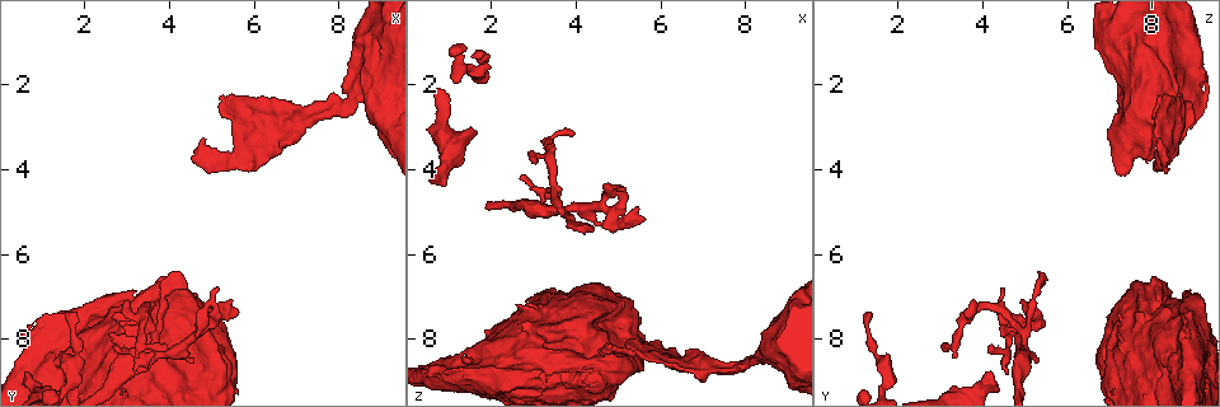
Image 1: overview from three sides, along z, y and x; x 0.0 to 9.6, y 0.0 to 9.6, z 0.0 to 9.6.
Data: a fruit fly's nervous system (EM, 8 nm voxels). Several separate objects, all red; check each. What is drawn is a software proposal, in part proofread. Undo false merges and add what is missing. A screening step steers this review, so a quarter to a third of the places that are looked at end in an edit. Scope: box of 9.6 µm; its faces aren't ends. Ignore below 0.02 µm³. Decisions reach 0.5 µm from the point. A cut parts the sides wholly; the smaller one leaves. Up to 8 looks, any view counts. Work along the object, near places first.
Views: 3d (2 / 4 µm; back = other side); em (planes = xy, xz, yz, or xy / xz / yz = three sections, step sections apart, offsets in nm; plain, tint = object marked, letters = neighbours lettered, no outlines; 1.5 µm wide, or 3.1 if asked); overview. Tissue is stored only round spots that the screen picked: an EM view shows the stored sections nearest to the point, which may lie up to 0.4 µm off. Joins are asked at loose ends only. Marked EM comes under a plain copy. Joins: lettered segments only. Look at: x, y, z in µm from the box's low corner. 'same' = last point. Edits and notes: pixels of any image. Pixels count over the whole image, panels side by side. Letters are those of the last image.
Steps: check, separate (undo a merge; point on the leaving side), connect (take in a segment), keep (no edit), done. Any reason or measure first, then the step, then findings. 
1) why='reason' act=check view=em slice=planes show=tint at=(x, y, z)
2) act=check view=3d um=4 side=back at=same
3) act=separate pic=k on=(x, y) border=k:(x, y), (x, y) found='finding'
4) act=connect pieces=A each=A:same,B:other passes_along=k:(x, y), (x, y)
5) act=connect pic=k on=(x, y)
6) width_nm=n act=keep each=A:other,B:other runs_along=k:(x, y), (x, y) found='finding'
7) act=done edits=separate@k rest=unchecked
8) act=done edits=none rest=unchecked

why='a narrow waist' act=check view=em slice=planes show=letters at=(3.80, 7.60, 5.05)

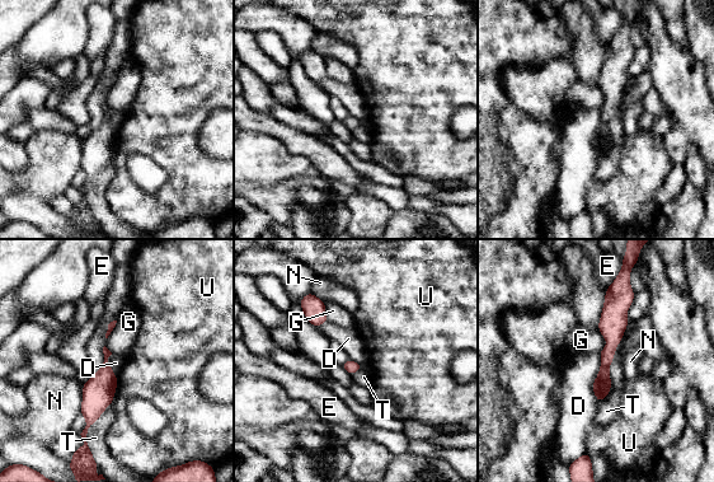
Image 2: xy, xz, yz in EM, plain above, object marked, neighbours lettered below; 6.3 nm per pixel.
width_nm=90 act=keep each=D:other,E:other,G:other,N:other,T:other,U:other border=2:(600, 355), (596, 401) found='continuous, no second cell'

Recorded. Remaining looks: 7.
why='an open end' act=check view=em slice=planes show=letters at=(3.90, 8.15, 3.10)

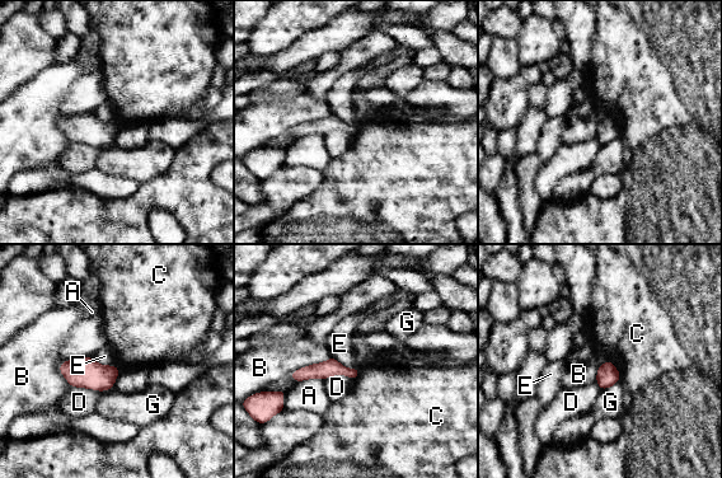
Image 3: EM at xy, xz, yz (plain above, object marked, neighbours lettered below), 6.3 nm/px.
longest_contact=D:320nm act=keep each=A:other,B:other,C:other,D:other,E:other,G:other border=3:(331, 356), (289, 374) found='none of them fits'

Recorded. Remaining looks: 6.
why='branch stops here' act=check view=3d um=2 at=(6.65, 2.55, 8.80)

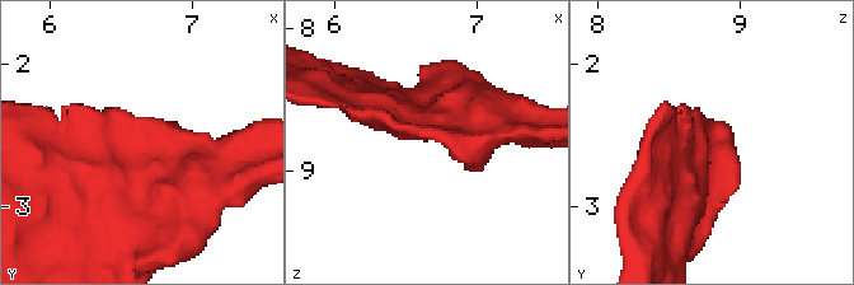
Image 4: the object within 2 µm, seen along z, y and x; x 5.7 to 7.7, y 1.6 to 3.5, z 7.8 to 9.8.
act=check view=em slice=planes show=letters at=(6.60, 2.50, 8.76)

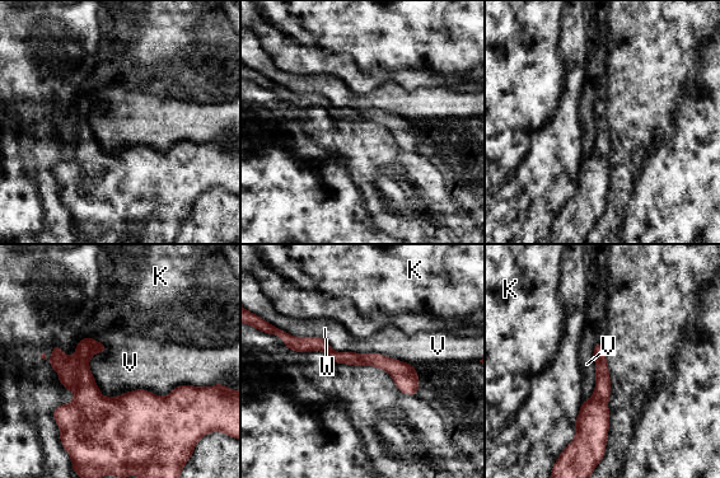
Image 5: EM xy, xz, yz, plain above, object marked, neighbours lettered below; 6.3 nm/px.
longest_contact=V:800nm act=keep each=K:other,V:other,W:other runs_along=5:(56, 348), (113, 416), (164, 425) found='no lettered segment goes on from it'

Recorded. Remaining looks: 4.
act=done edits=none rest=unchecked

